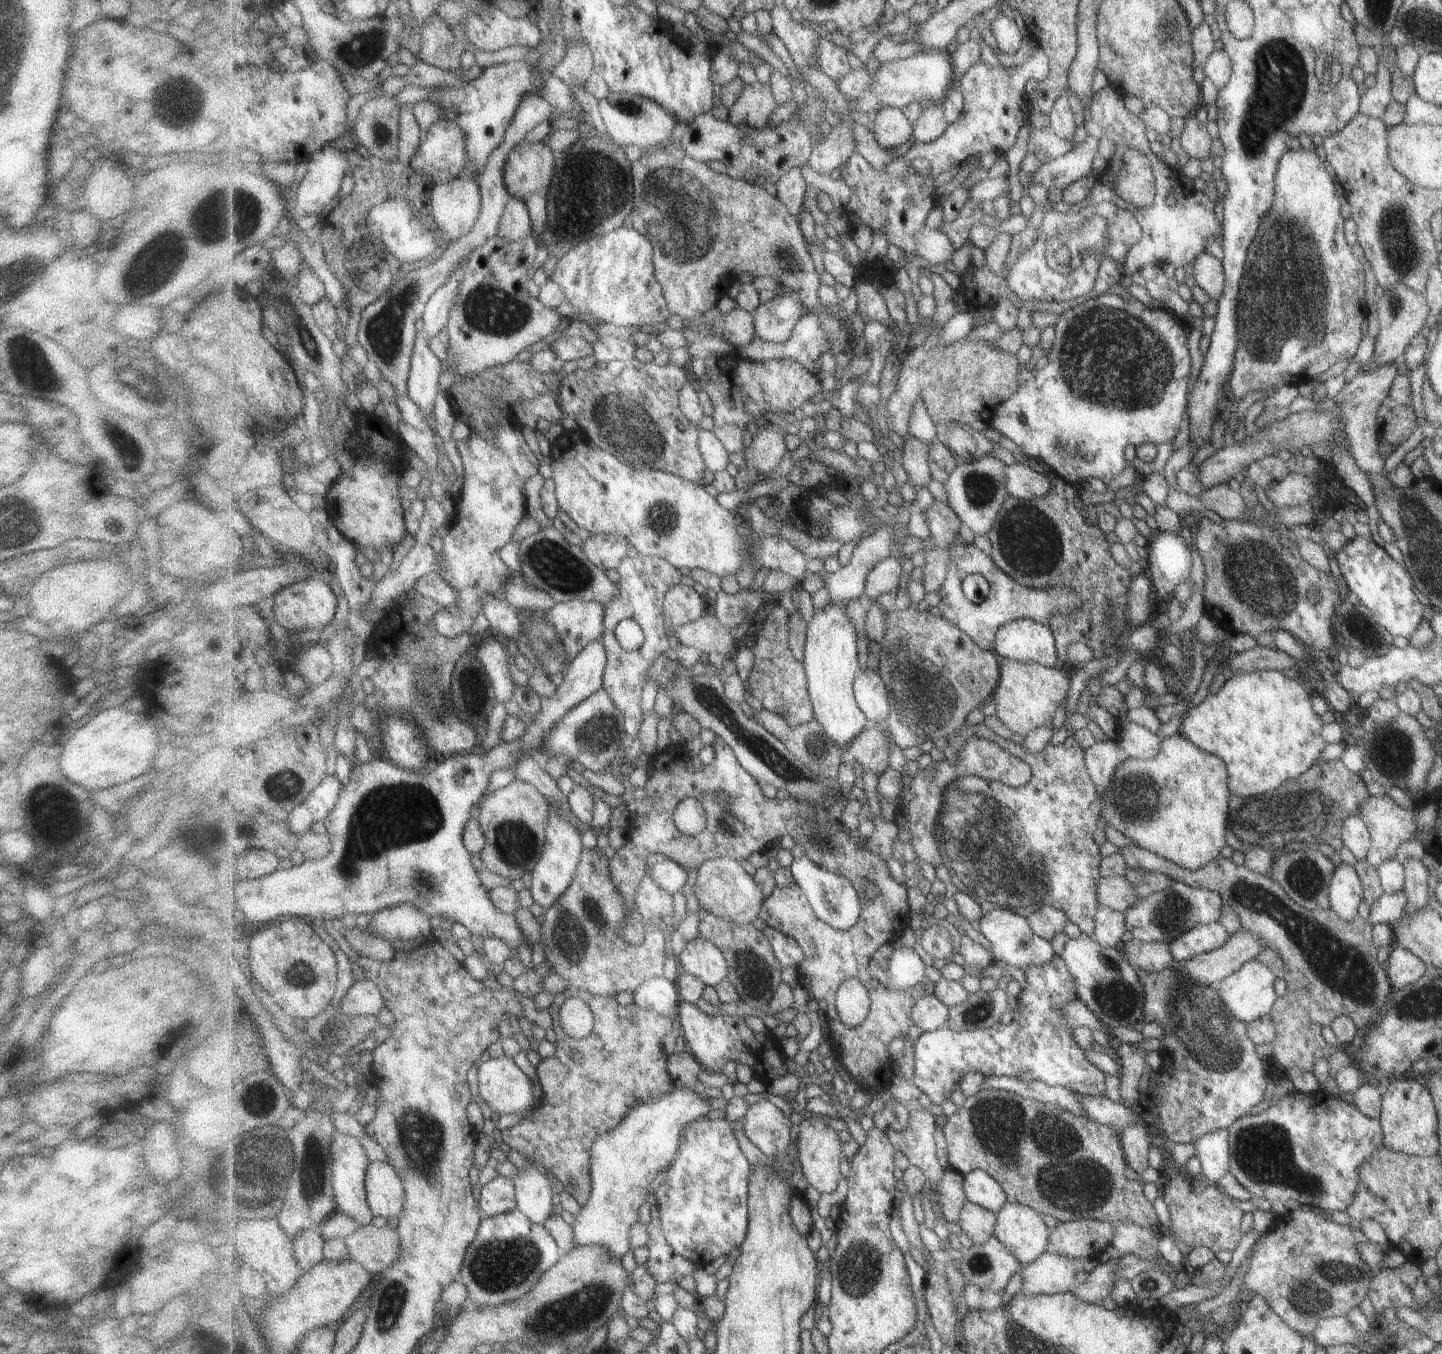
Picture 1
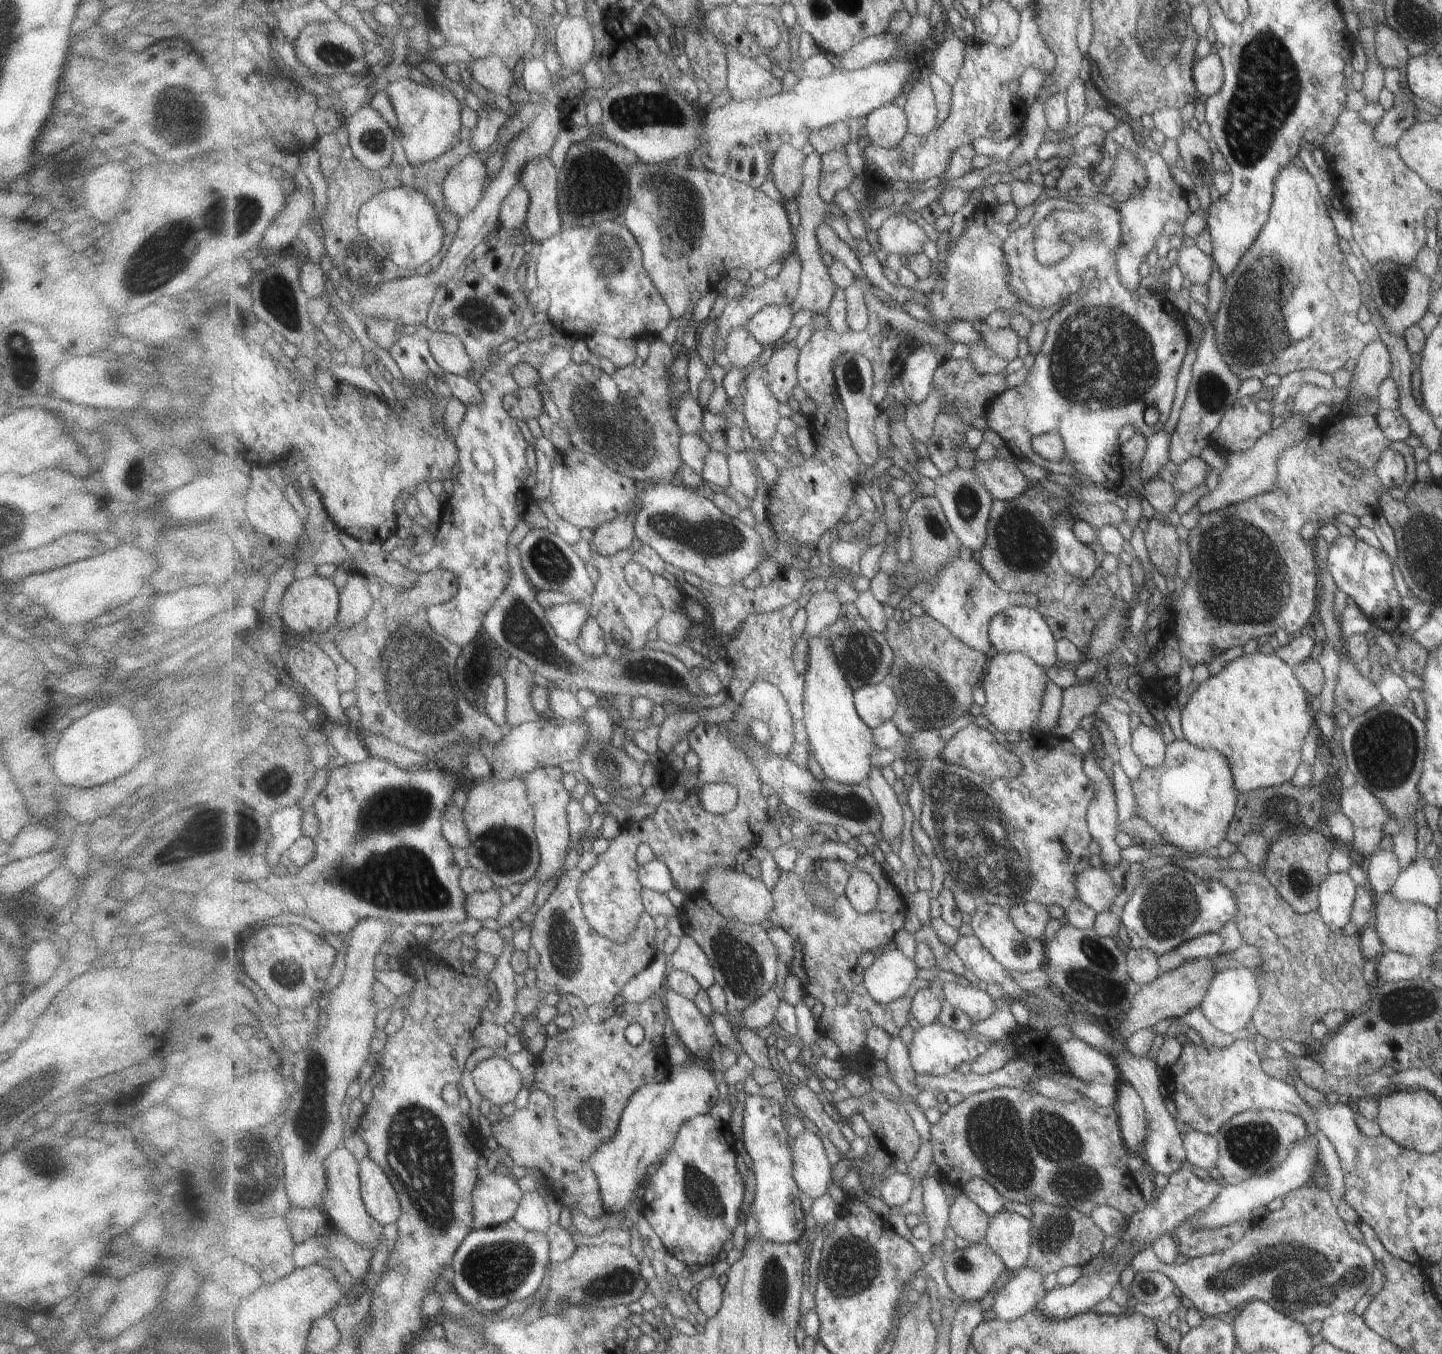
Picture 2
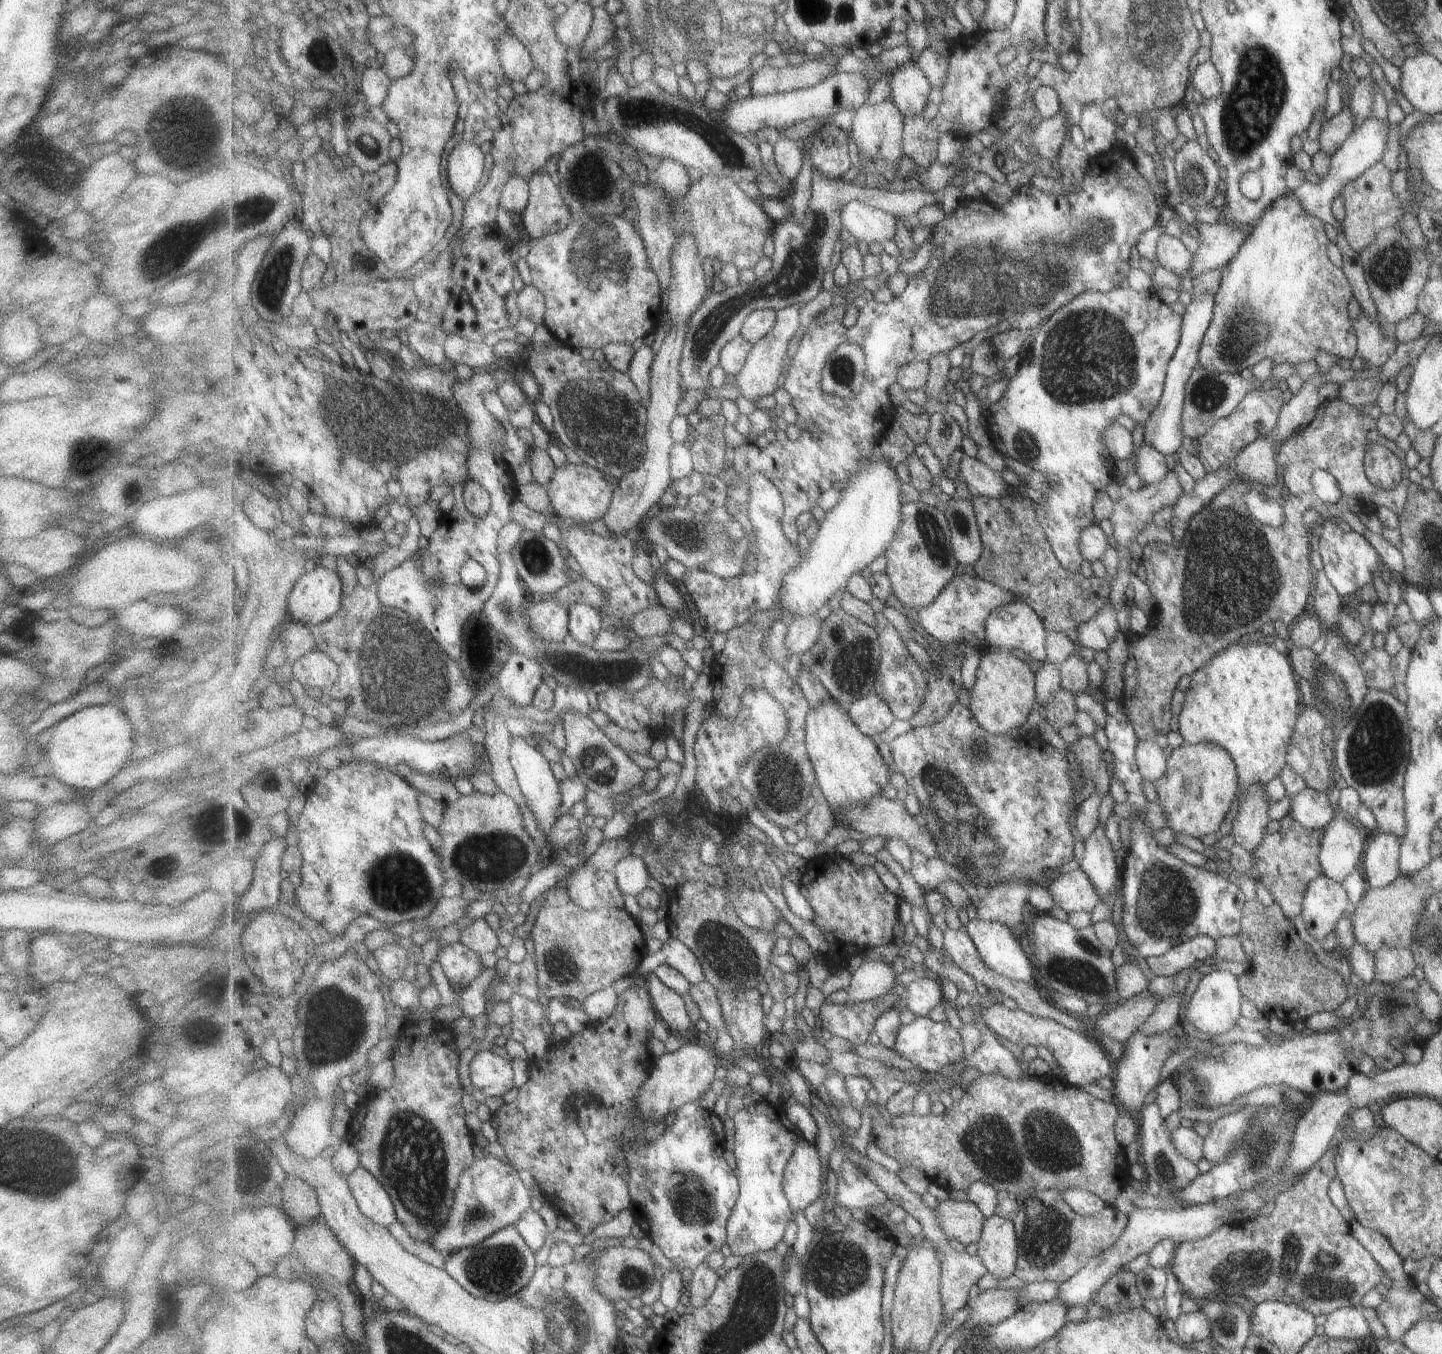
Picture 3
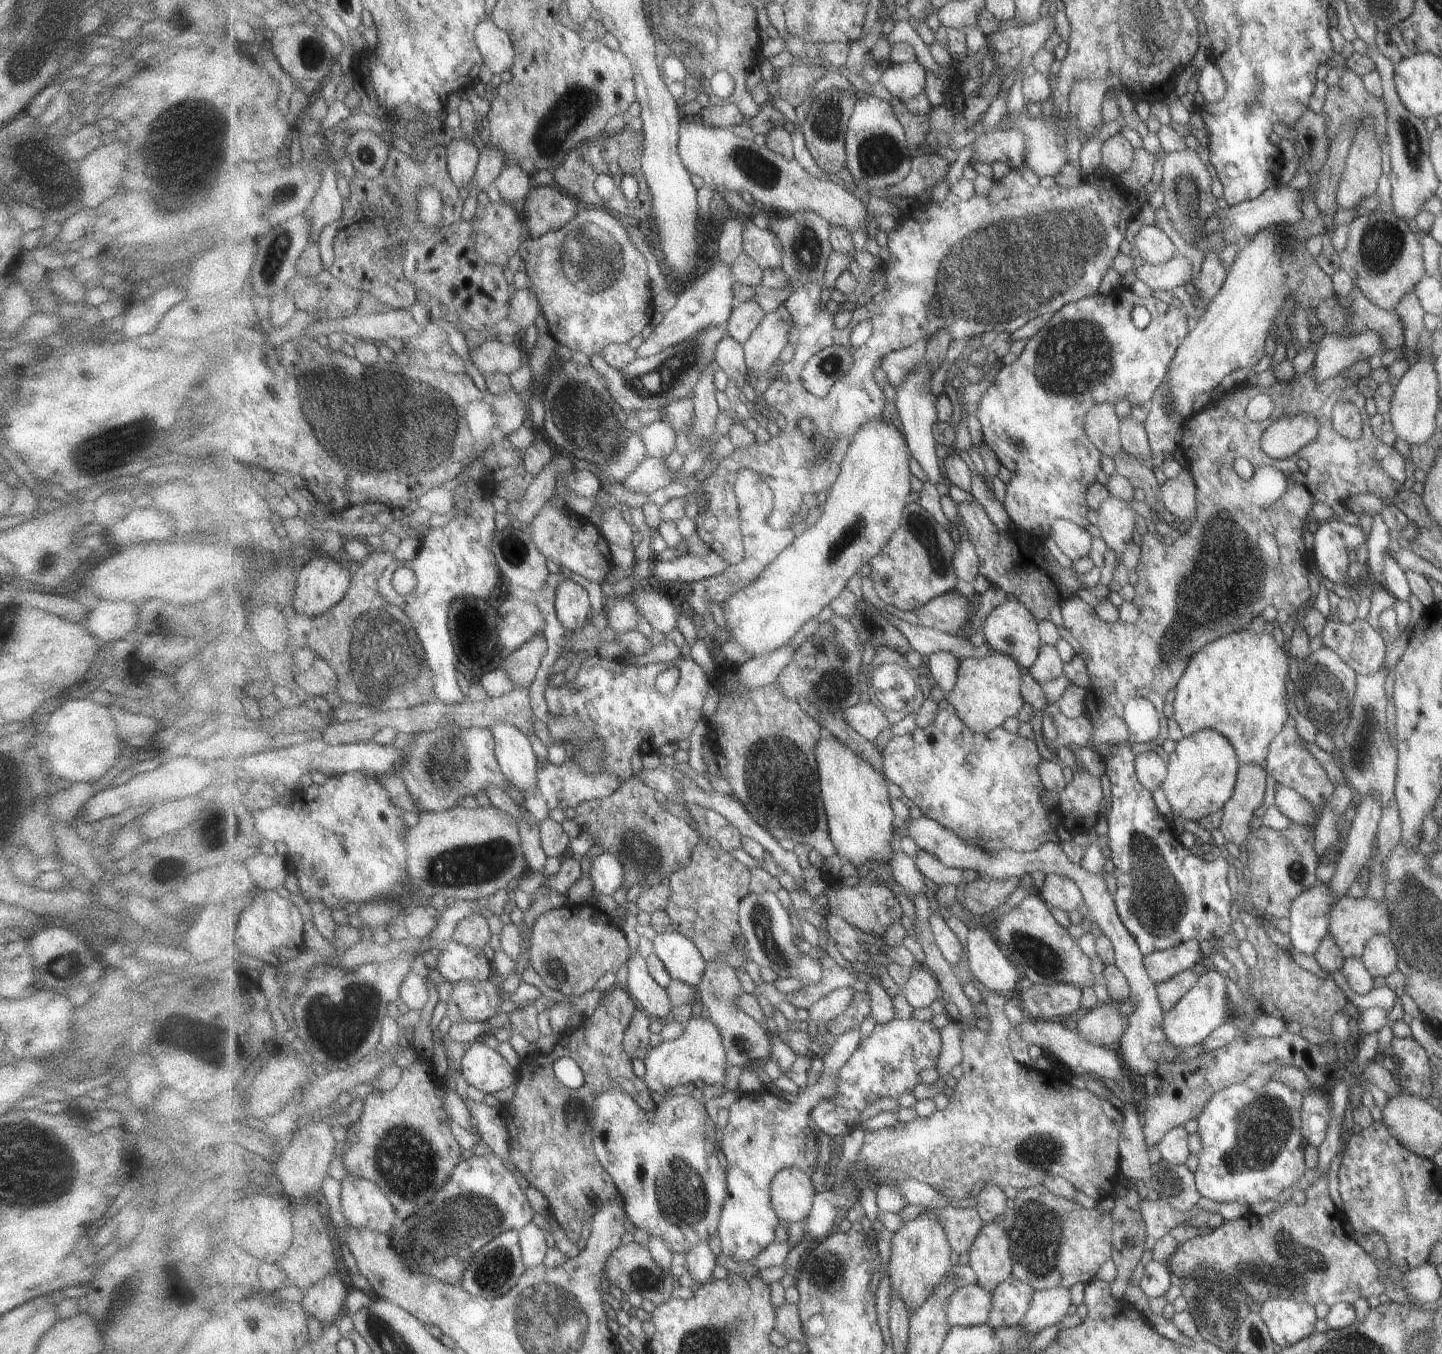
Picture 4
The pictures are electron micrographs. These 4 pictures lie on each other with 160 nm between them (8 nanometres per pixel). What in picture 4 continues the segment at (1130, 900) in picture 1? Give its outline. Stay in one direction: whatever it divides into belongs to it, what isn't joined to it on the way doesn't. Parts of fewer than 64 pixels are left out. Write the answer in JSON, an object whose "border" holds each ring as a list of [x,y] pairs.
{"border":[[[1050,873],[1045,877],[1039,894],[1050,907],[1069,913],[1078,911],[1085,900],[1081,888],[1071,878],[1058,873]]]}

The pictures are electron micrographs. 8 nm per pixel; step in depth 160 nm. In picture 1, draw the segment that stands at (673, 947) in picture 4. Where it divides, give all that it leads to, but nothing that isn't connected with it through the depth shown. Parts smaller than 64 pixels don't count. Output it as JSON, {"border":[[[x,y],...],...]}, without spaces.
{"border":[[[700,936],[686,944],[678,959],[684,973],[697,976],[707,987],[716,988],[730,975],[723,952]]]}

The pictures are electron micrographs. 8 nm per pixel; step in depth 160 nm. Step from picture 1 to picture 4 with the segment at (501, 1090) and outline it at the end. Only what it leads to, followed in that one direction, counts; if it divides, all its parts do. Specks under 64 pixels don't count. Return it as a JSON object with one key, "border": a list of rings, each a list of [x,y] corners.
{"border":[[[483,1041],[471,1043],[460,1062],[465,1081],[484,1094],[495,1096],[500,1090],[517,1082],[516,1070],[510,1062]]]}

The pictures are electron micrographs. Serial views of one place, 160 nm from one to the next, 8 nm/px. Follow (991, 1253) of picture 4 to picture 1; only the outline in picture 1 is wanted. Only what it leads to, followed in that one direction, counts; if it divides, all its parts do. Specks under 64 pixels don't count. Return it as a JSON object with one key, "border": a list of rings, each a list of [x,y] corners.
{"border":[[[1011,1202],[998,1213],[994,1236],[1023,1266],[1034,1263],[1050,1247],[1051,1229],[1041,1215],[1029,1206]]]}

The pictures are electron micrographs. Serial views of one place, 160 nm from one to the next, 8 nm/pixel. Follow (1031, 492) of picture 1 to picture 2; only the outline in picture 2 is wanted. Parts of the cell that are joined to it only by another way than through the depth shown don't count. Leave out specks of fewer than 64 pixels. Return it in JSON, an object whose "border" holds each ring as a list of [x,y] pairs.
{"border":[[[978,460],[973,470],[997,500],[1010,502],[1033,486],[1013,460]]]}

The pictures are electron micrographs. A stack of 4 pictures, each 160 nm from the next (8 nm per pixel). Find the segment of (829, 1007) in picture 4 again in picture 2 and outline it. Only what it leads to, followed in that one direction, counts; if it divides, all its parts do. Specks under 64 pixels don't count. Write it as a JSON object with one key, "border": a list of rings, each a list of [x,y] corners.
{"border":[[[902,950],[882,953],[863,971],[863,987],[880,1003],[892,1003],[903,996],[916,981],[920,966]]]}

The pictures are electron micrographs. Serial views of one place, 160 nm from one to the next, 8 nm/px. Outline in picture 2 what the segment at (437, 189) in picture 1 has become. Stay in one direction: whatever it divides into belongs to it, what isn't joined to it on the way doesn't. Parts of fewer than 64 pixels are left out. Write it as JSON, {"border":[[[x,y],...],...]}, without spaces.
{"border":[[[477,153],[467,155],[451,169],[442,186],[447,210],[460,220],[470,215],[483,198],[487,179],[485,161]]]}

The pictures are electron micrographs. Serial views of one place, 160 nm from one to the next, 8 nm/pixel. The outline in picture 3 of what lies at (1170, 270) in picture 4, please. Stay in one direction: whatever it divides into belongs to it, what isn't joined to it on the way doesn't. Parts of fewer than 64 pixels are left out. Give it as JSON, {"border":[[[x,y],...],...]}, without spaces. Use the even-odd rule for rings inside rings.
{"border":[[[1367,117],[1361,124],[1358,124],[1341,144],[1330,155],[1330,164],[1324,178],[1319,178],[1317,183],[1308,183],[1297,186],[1294,190],[1287,190],[1292,197],[1295,197],[1299,204],[1322,223],[1330,224],[1335,230],[1342,234],[1342,224],[1331,215],[1330,204],[1333,198],[1338,195],[1342,184],[1363,172],[1368,166],[1380,160],[1385,142],[1387,142],[1387,130],[1389,130],[1387,119],[1376,119]],[[1198,219],[1194,222],[1197,230],[1198,248],[1192,253],[1192,265],[1187,272],[1178,277],[1197,276],[1200,272],[1223,267],[1224,264],[1237,252],[1239,245],[1249,234],[1251,225],[1224,225],[1223,223],[1206,224]]]}

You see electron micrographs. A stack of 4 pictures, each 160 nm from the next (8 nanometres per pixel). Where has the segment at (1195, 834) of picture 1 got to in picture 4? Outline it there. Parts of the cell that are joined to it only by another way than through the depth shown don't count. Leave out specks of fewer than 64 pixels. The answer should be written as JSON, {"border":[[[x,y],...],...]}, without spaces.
{"border":[[[1201,728],[1198,732],[1183,736],[1175,744],[1175,749],[1167,760],[1166,776],[1159,784],[1171,811],[1180,819],[1195,823],[1205,816],[1218,812],[1227,803],[1235,785],[1238,763],[1233,746],[1227,738],[1211,728]]]}

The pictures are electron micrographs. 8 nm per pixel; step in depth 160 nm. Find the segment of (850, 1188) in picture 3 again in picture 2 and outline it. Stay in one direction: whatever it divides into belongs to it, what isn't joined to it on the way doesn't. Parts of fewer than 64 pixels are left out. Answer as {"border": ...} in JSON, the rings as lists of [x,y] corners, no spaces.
{"border":[[[891,1171],[876,1189],[876,1195],[890,1208],[901,1206],[911,1200],[915,1182],[908,1173]]]}

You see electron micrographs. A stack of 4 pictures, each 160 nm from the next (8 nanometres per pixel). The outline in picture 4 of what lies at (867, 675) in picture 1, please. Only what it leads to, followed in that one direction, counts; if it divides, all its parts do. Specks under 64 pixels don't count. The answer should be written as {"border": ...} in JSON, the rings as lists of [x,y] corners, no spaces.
{"border":[[[870,701],[858,703],[840,713],[857,734],[863,735],[866,740],[873,743],[883,730],[891,727],[883,710]]]}

